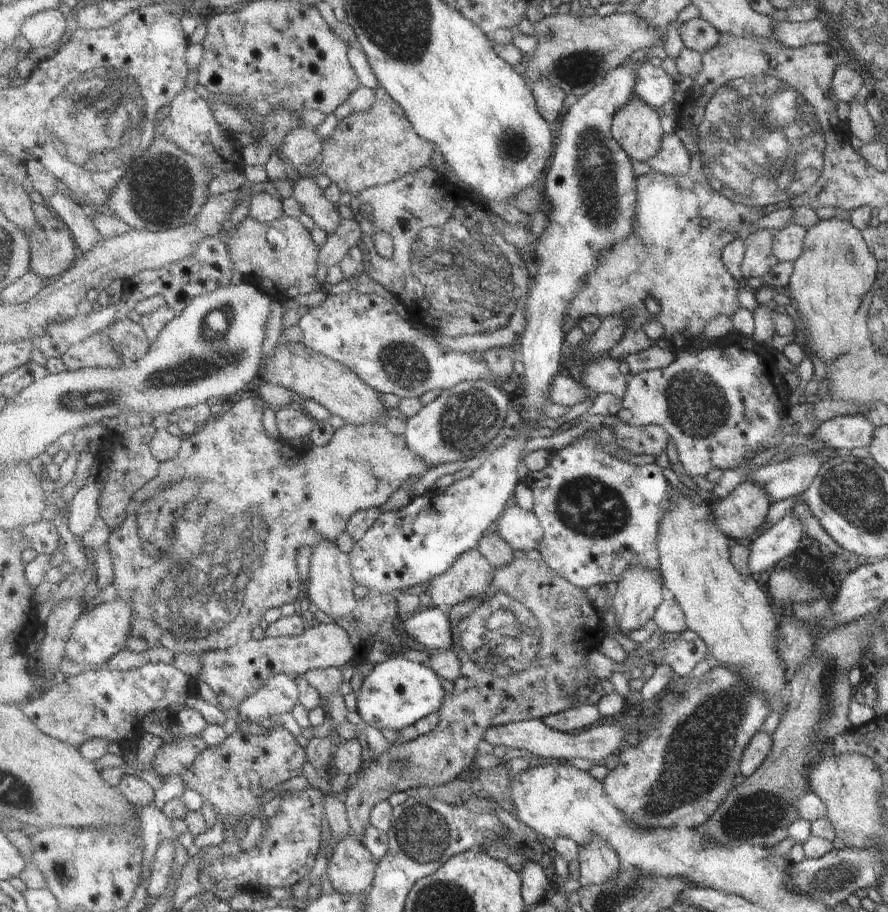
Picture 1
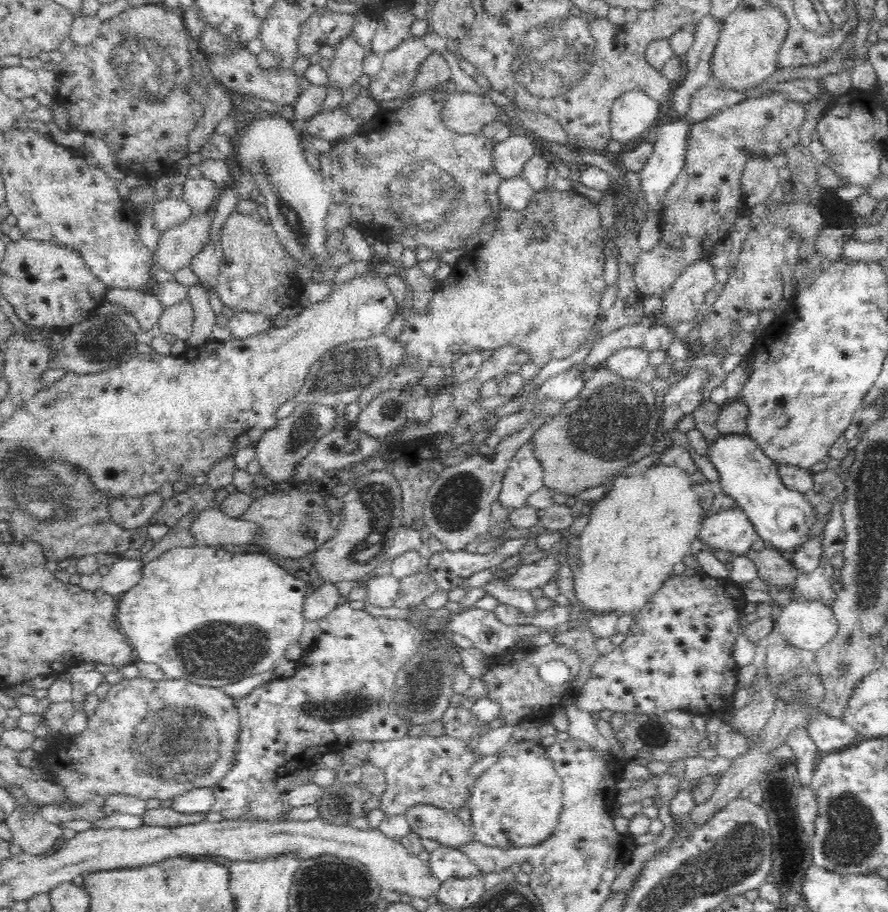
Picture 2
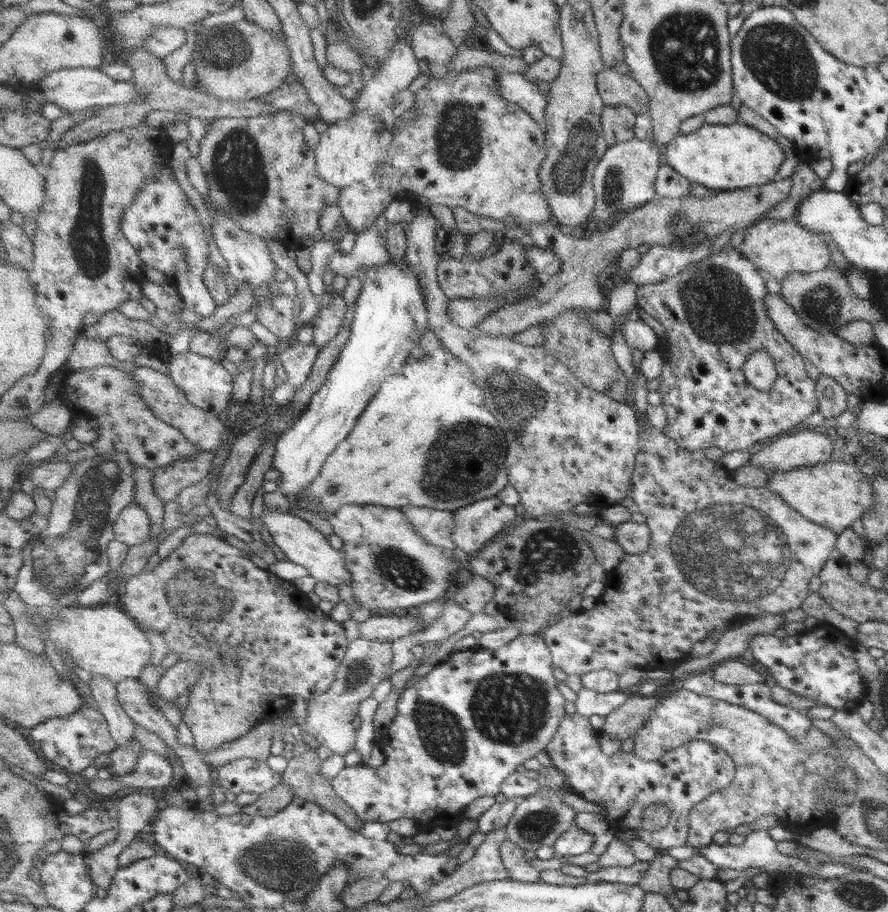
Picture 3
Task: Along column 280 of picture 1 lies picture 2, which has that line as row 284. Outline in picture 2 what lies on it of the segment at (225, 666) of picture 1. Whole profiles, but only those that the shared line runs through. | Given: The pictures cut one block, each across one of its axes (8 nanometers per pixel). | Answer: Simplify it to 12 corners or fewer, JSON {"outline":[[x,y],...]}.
{"outline":[[773,93],[694,123],[685,190],[638,254],[664,300],[744,204],[750,159],[798,144],[802,104]]}

